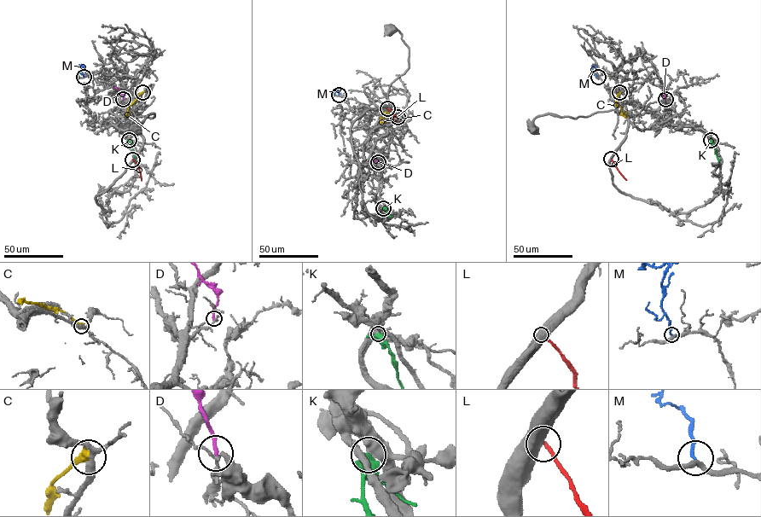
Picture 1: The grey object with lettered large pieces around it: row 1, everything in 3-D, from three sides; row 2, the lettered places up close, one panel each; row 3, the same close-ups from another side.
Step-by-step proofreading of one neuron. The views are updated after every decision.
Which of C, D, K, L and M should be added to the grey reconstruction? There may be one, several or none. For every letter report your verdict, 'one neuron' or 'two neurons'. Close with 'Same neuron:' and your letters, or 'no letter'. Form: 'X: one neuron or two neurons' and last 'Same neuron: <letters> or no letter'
C: two neurons
D: two neurons
K: two neurons
L: two neurons
M: two neurons
Same neuron: no letter

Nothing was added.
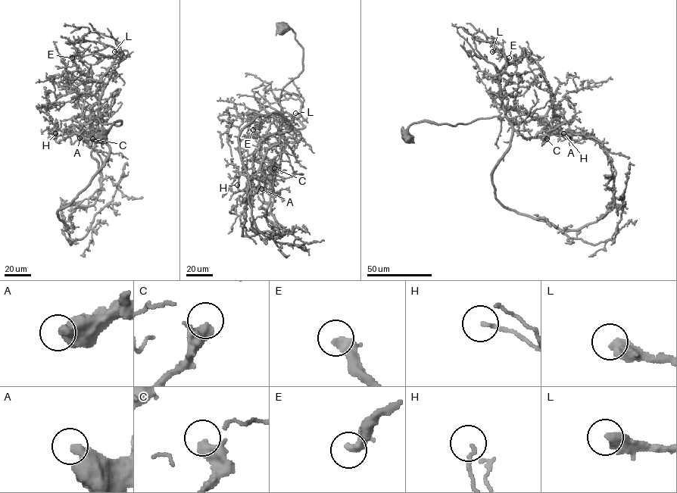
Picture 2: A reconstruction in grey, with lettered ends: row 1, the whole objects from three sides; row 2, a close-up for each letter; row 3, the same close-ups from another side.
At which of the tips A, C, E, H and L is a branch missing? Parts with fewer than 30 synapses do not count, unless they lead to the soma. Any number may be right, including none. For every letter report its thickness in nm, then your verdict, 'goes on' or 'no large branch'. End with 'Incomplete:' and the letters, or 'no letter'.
A: 500 nm thick; no large branch
C: 360 nm thick; no large branch
E: 440 nm thick; goes on
H: 120 nm thick; no large branch
L: 500 nm thick; no large branch
Incomplete: E

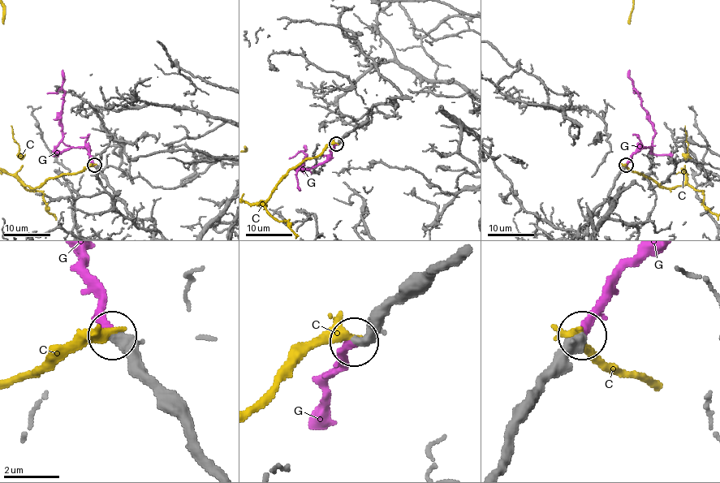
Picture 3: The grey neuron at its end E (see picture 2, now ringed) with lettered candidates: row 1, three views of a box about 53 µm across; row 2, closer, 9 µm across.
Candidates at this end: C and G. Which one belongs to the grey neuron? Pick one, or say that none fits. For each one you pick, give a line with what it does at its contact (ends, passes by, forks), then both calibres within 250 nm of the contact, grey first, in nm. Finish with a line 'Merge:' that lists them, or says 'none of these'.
G: It passes by. Thickness 440 nm (grey) against 240 nm
Merge: G

